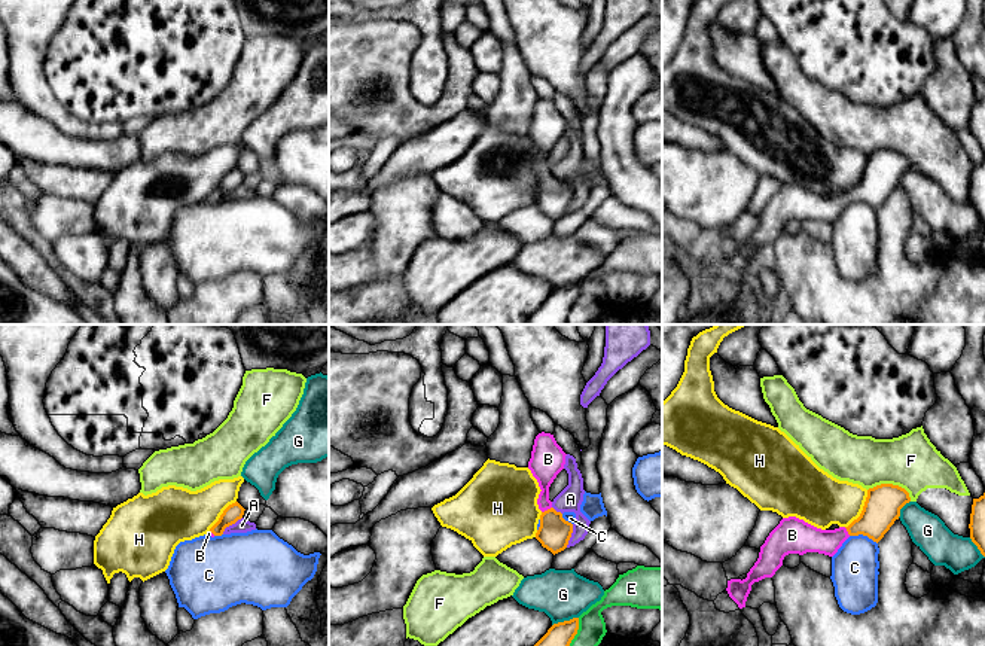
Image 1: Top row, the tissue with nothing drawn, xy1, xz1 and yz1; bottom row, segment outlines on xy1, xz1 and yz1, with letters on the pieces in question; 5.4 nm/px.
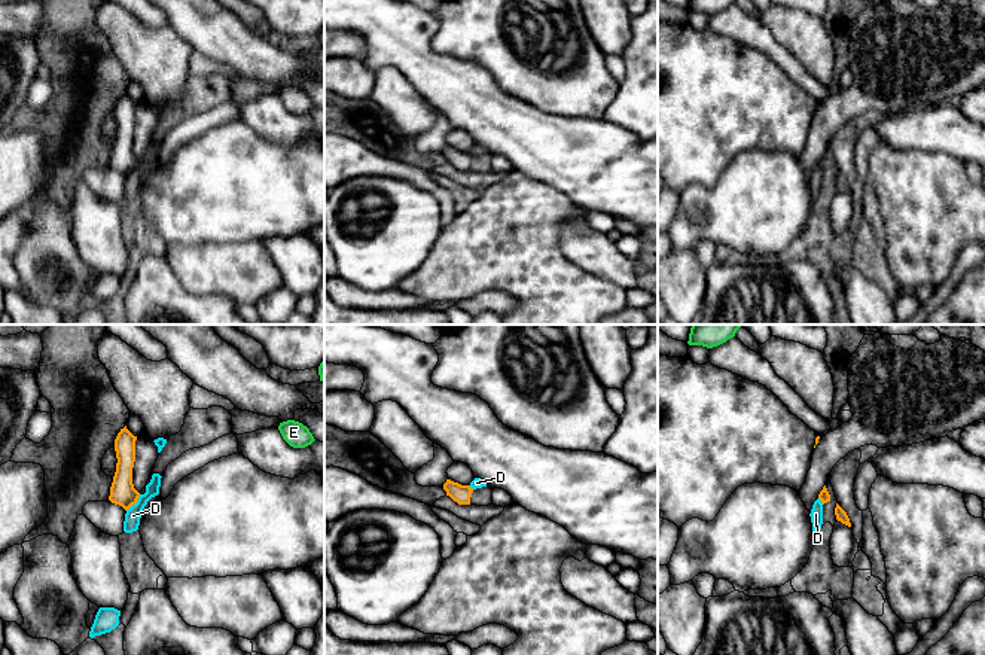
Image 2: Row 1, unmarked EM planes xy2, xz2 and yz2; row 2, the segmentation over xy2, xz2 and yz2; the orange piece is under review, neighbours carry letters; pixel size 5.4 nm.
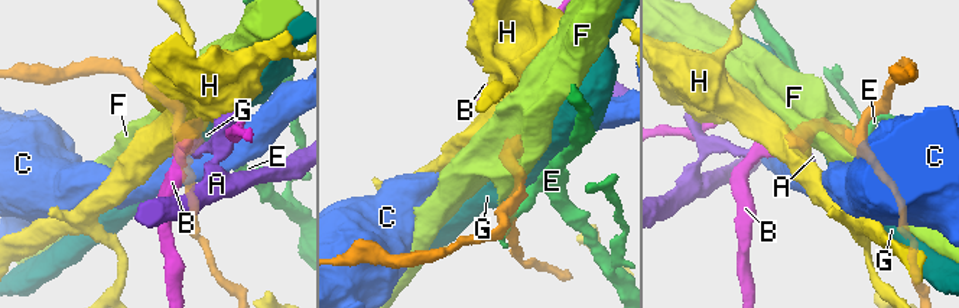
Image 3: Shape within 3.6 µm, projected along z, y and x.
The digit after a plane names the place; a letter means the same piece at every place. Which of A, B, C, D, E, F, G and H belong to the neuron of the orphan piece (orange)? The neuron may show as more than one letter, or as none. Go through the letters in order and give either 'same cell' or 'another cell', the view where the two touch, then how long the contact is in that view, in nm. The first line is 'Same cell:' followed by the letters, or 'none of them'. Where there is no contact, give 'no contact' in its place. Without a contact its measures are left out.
Same cell: B
A: another cell | xz1 | 130 nm
B: same cell | xz1 | 70 nm
C: another cell | yz1 | 160 nm
D: another cell | xy2 | 120 nm
E: another cell | xz1 | 240 nm
F: another cell | yz1 | 240 nm
G: another cell | xz1 | 150 nm
H: another cell | yz1 | 240 nm

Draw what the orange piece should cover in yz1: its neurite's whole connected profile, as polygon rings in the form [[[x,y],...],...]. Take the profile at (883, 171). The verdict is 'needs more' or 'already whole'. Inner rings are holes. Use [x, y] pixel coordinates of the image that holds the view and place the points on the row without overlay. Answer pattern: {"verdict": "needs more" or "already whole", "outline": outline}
{"verdict": "needs more", "outline": [[[881,150],[867,156],[863,177],[848,194],[835,196],[817,195],[796,183],[783,185],[760,213],[759,225],[745,246],[728,247],[728,260],[745,274],[751,252],[772,244],[789,220],[818,219],[833,223],[850,202],[867,202],[879,208],[900,183],[900,176],[911,168],[909,159],[893,150]]]}

